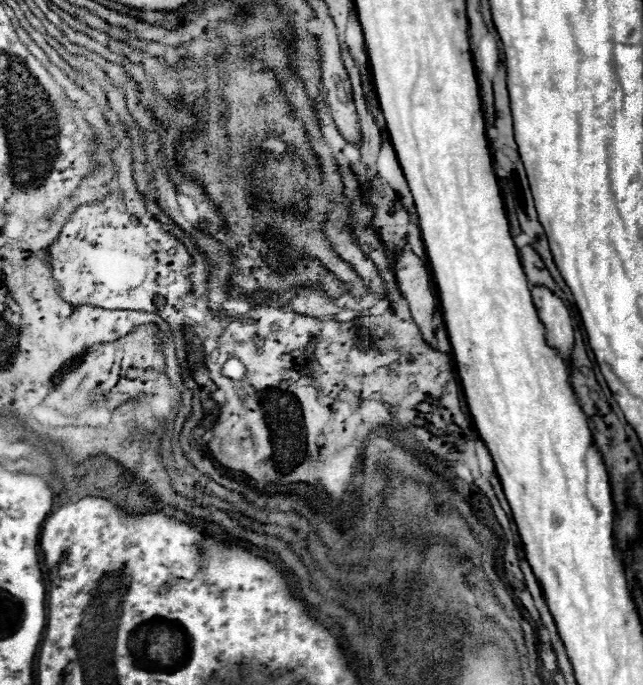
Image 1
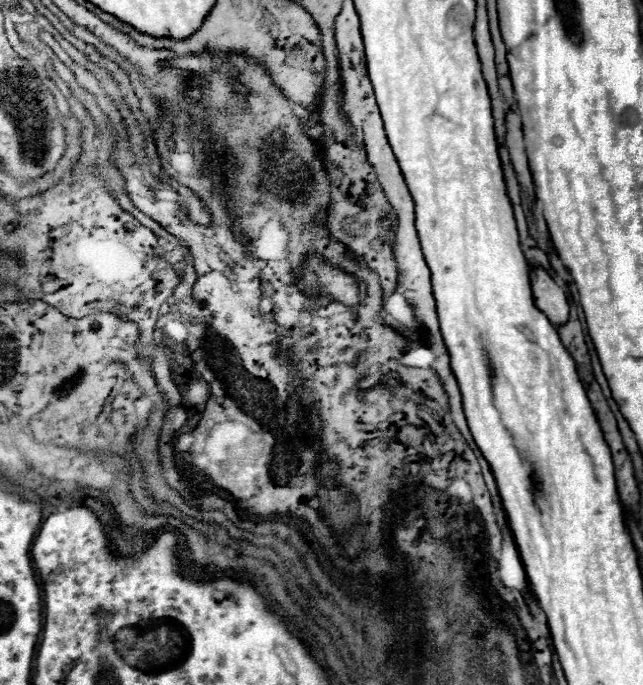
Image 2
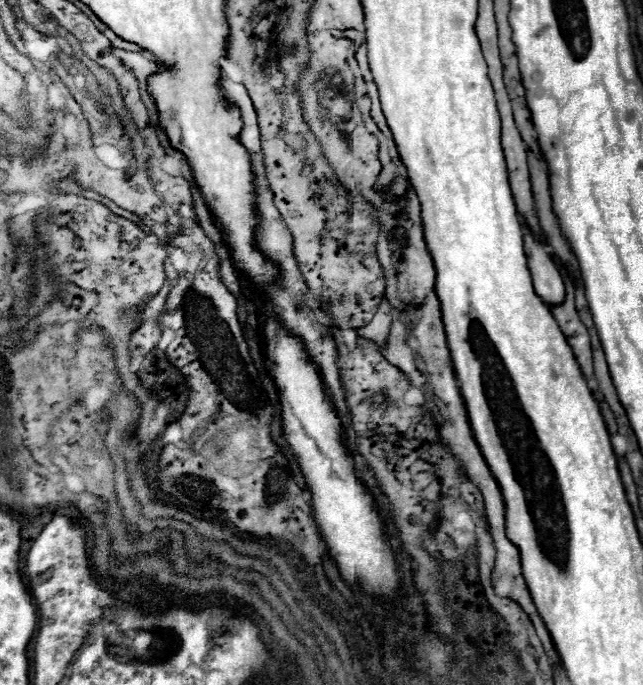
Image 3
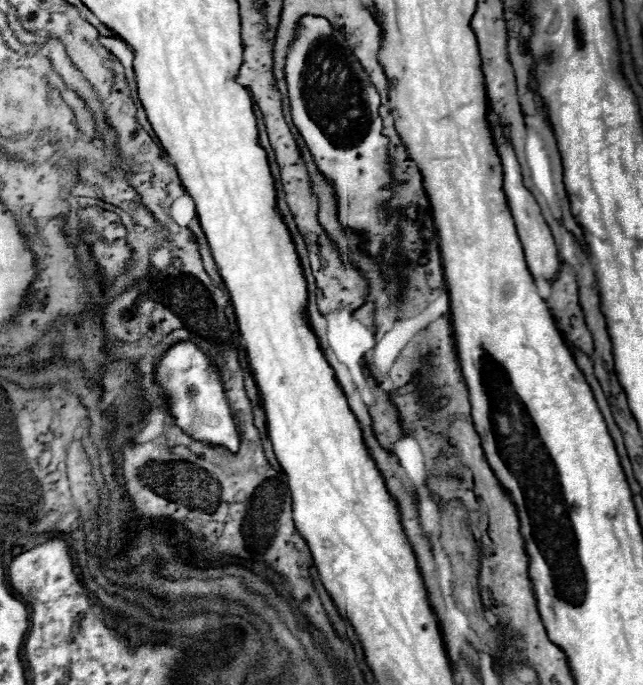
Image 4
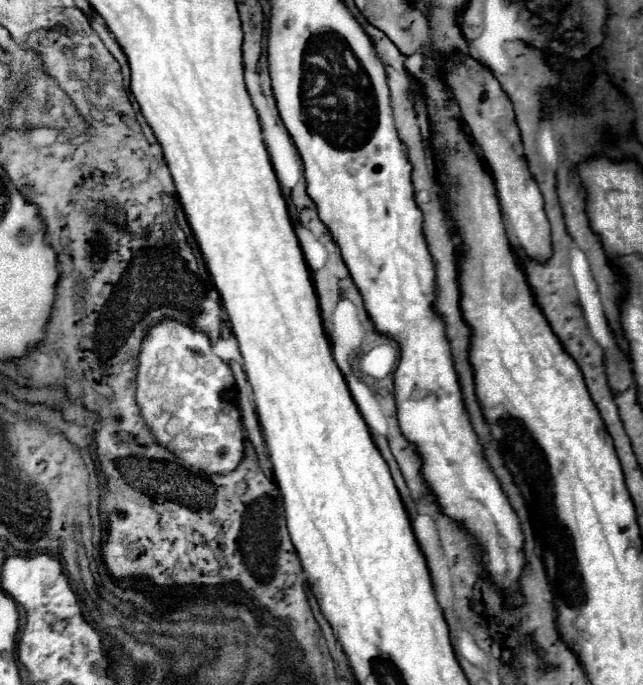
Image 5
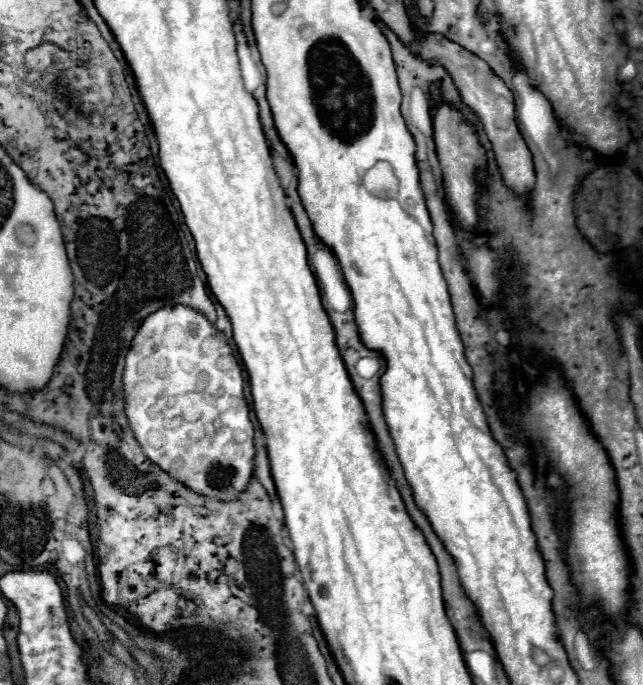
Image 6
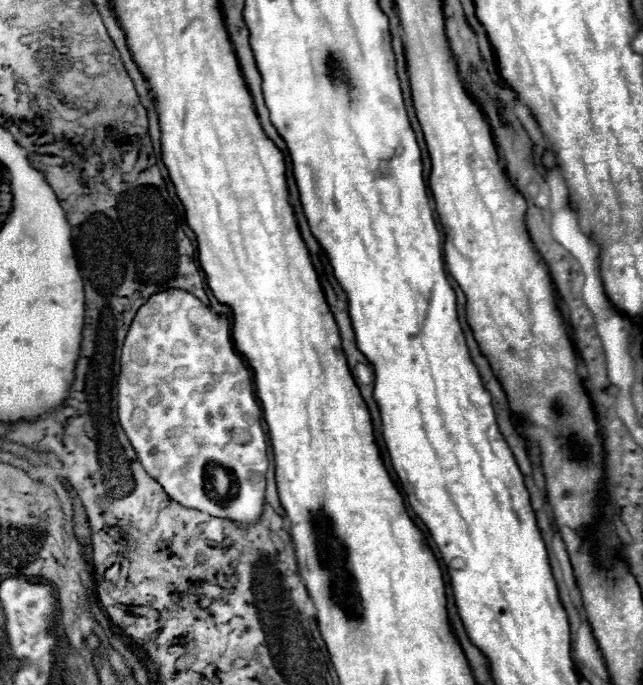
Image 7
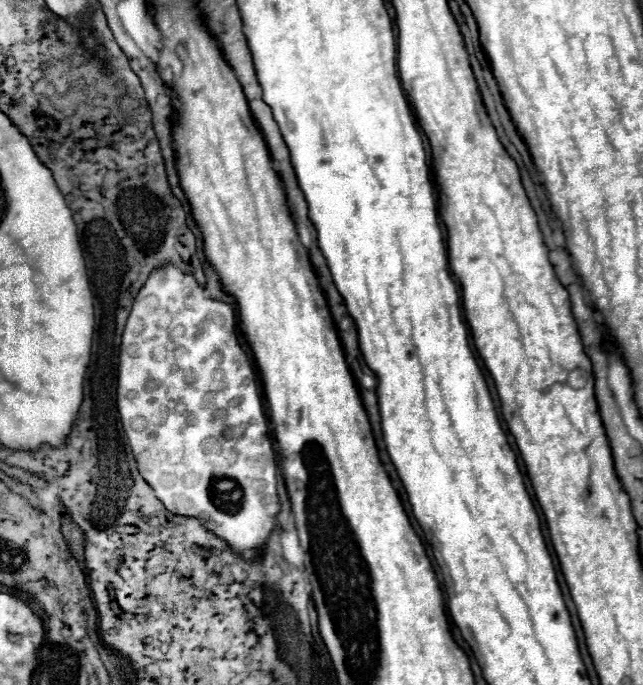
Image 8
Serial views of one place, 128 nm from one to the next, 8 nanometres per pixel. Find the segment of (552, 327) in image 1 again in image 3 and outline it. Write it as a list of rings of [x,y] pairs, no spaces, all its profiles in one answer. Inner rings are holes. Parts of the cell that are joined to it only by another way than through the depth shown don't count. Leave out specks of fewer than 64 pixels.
[[[524,222],[520,224],[524,228],[524,252],[526,252],[528,268],[534,280],[534,290],[546,304],[560,304],[564,300],[564,282],[562,282],[558,264],[554,262],[552,254],[546,252],[538,236],[532,234],[524,226]]]

